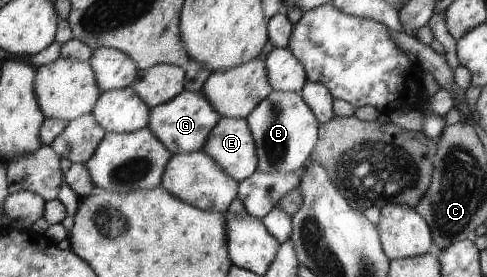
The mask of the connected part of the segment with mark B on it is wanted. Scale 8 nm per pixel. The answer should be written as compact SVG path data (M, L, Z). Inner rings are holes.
M272 91L267 98L257 103L245 121L256 142L257 171L285 175L299 170L311 159L313 147L317 142L319 123L298 92Z

